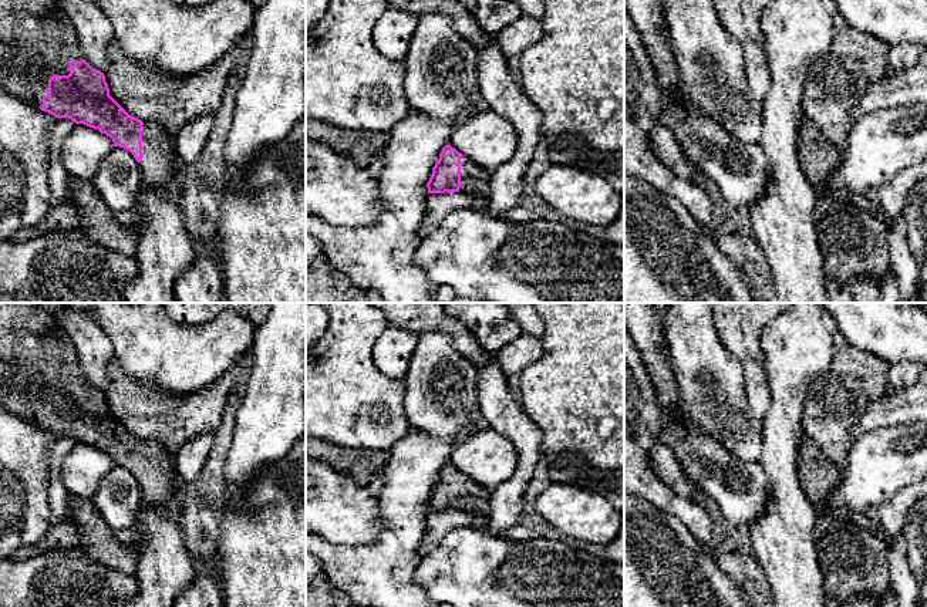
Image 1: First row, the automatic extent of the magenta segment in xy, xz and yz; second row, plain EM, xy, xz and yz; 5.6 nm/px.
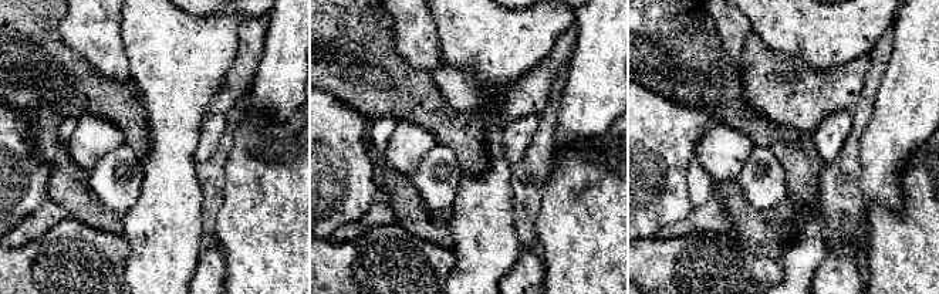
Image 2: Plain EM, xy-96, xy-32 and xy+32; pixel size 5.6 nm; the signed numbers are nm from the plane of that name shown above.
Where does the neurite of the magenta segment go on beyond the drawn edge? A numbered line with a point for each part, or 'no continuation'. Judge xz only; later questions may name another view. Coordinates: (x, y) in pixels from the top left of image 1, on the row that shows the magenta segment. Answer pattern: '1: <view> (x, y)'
1: xz (475, 179)

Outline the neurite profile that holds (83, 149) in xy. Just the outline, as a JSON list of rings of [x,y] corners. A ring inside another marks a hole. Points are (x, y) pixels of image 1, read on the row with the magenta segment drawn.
[[[75,124],[65,136],[60,159],[68,175],[91,182],[101,161],[115,148],[112,139],[98,129]]]

